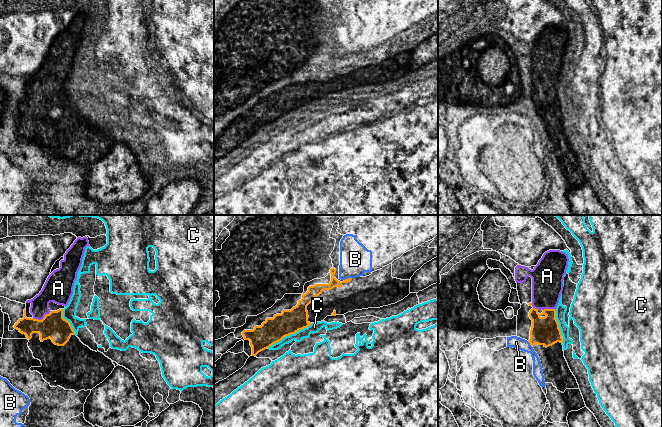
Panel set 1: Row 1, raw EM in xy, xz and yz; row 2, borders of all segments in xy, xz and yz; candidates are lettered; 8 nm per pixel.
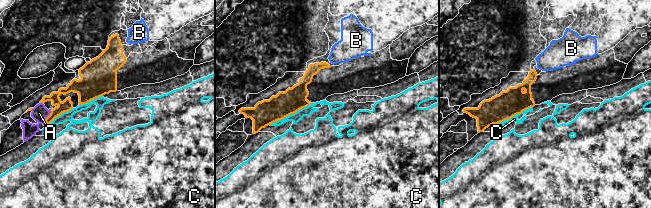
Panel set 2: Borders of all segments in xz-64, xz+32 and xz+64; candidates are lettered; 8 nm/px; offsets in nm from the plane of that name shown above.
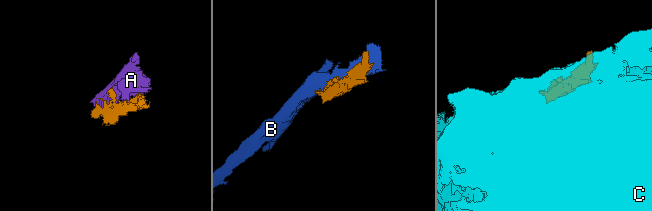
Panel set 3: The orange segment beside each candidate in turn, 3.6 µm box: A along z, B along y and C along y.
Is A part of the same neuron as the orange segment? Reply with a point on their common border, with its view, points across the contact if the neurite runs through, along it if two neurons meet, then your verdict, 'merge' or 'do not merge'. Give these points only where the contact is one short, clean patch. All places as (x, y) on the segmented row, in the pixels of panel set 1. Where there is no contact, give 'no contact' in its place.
xy (43, 318) | merge

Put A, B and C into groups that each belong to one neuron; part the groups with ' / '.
A / B / C

